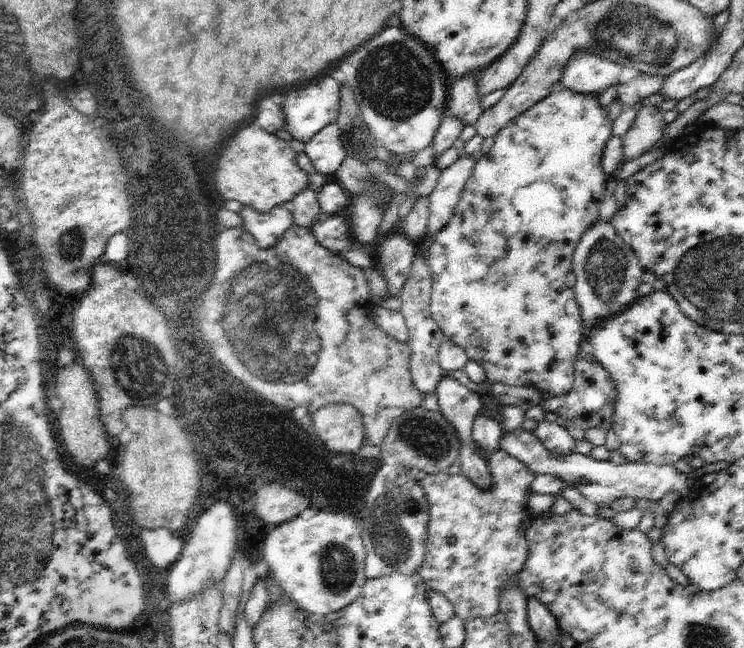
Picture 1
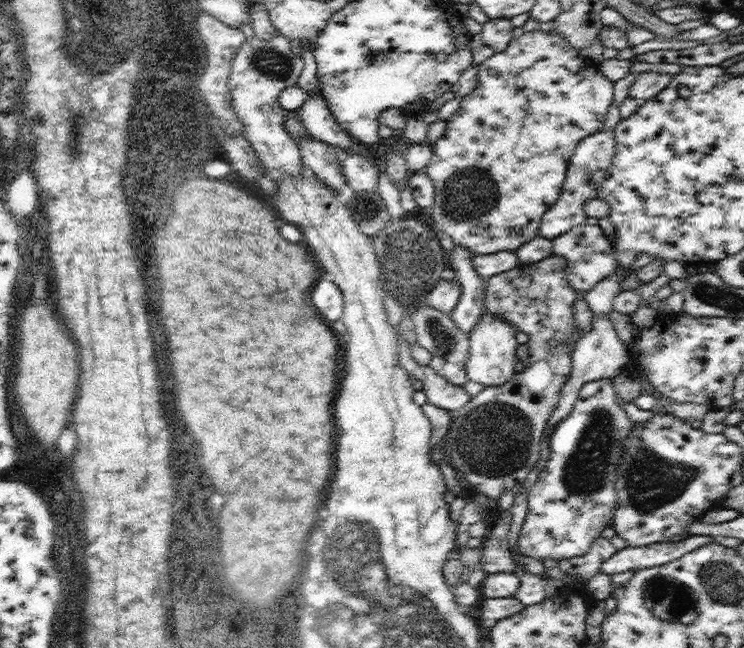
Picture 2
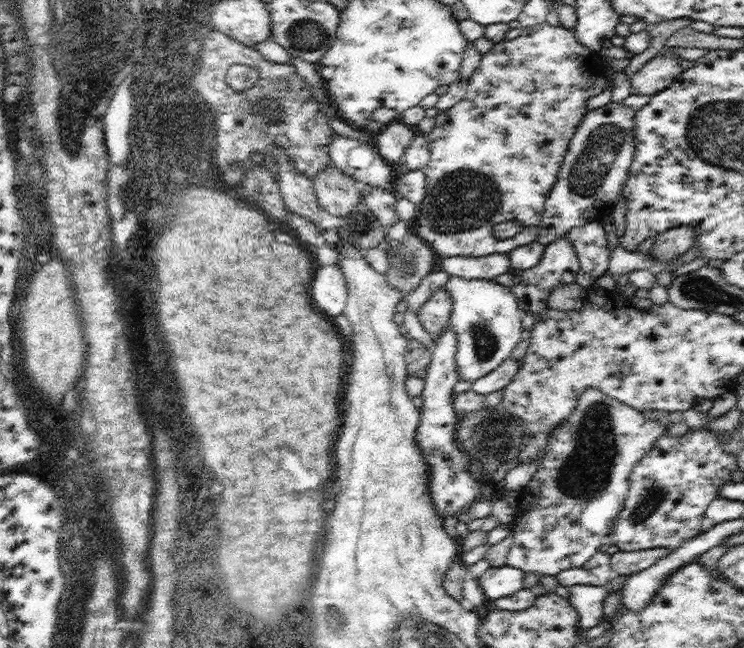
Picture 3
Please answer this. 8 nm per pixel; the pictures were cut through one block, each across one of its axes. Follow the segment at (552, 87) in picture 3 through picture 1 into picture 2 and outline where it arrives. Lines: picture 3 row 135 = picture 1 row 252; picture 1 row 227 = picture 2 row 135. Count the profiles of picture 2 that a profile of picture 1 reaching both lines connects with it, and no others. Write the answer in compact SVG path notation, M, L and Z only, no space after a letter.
M525 32L519 38L513 38L507 46L505 52L501 54L493 54L489 56L483 64L477 66L477 88L465 96L457 108L457 112L445 120L445 136L441 140L437 140L431 148L433 148L433 156L427 164L427 168L423 170L431 182L433 182L433 204L431 204L431 218L435 222L435 226L443 232L449 234L455 242L455 246L467 248L473 254L493 254L493 252L515 252L517 248L521 248L527 240L535 238L539 234L539 224L541 218L545 216L545 212L549 208L553 208L553 204L557 204L557 200L561 198L561 188L565 184L565 176L567 176L567 168L569 168L569 160L571 154L575 152L577 144L581 144L581 140L597 134L603 130L603 118L609 112L609 108L613 106L613 82L607 80L597 64L583 60L579 54L579 50L575 50L573 46L569 46L561 36L557 36L557 32Z

